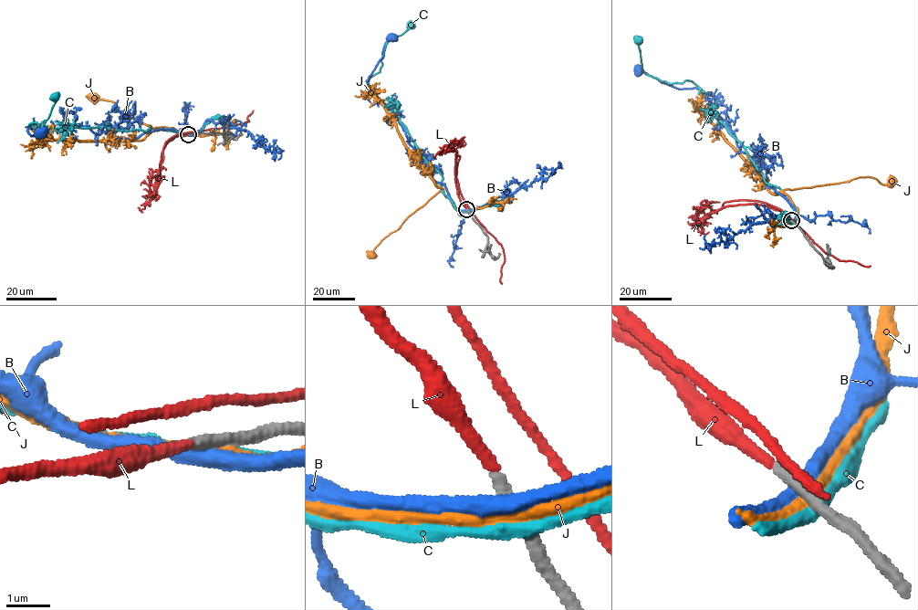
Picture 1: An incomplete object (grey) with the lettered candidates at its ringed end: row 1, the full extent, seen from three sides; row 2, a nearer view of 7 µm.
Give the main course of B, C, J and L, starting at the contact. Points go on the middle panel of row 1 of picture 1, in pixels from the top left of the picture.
B: (467, 210), (456, 208), (447, 189), (415, 161), (404, 130), (369, 87), (367, 79), (391, 37)
C: (468, 212), (456, 211), (441, 187), (442, 175), (369, 83), (380, 71), (388, 42), (411, 24)
J: (467, 211), (454, 209), (443, 188), (409, 216), (400, 227), (384, 237), (371, 256)
L: (466, 208), (456, 186), (457, 155), (456, 179), (460, 193), (471, 211), (503, 248), (502, 284)

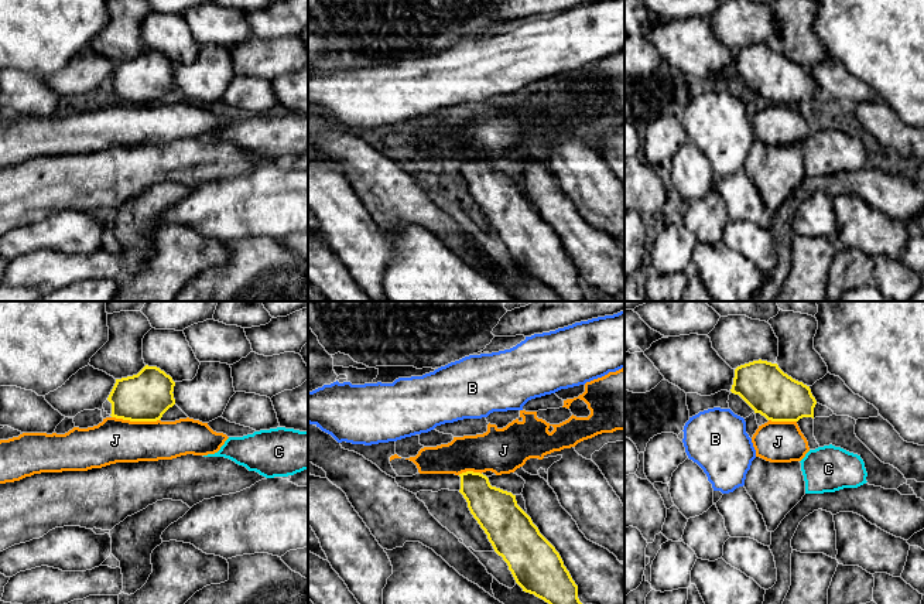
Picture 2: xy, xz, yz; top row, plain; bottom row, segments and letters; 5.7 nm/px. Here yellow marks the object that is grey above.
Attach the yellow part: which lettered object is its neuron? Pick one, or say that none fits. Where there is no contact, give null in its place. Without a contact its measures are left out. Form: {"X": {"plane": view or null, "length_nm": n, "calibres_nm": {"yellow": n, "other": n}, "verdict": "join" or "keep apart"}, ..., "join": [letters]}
{"B": {"plane": null, "verdict": "keep apart"}, "C": {"plane": null, "verdict": "keep apart"}, "J": {"plane": "xy", "length_nm": 280, "calibres_nm": {"yellow": 280, "other": 260}, "verdict": "keep apart"}, "L": {"plane": null, "verdict": "join"}, "join": ["L"]}

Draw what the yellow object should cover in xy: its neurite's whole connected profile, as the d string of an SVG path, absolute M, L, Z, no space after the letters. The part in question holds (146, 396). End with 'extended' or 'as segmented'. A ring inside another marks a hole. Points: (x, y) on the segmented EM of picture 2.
M146 365L137 375L116 379L107 397L112 417L130 422L157 422L175 405L175 382L157 366Z | as segmented

